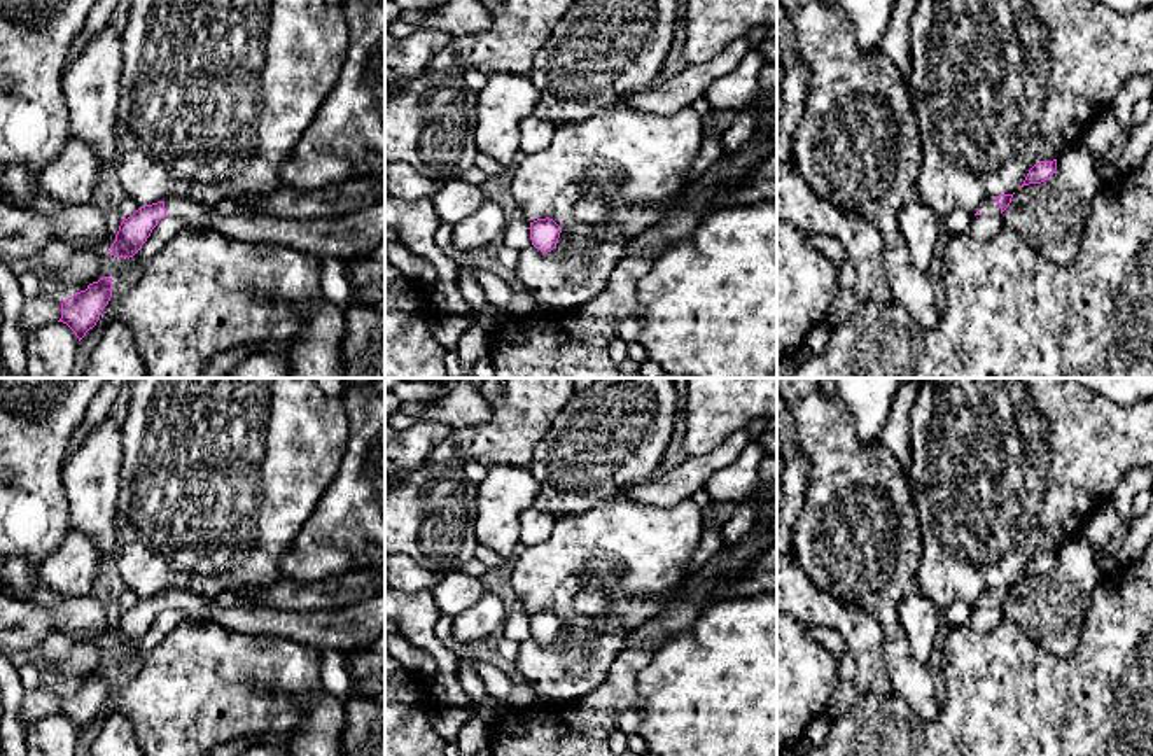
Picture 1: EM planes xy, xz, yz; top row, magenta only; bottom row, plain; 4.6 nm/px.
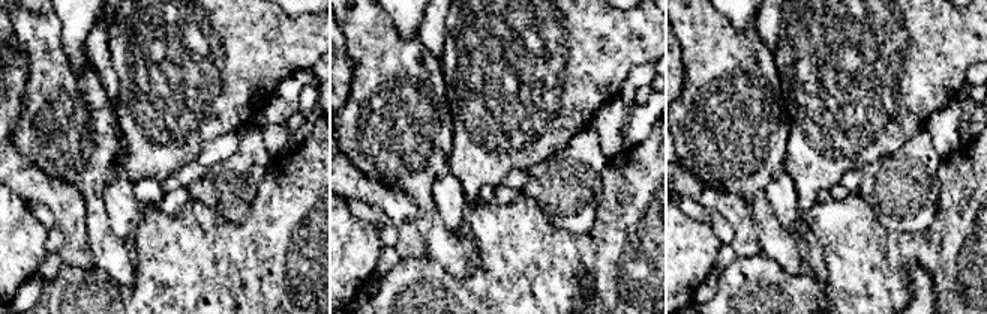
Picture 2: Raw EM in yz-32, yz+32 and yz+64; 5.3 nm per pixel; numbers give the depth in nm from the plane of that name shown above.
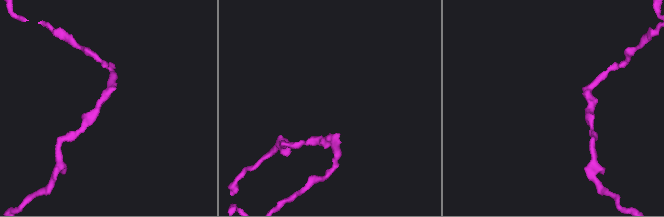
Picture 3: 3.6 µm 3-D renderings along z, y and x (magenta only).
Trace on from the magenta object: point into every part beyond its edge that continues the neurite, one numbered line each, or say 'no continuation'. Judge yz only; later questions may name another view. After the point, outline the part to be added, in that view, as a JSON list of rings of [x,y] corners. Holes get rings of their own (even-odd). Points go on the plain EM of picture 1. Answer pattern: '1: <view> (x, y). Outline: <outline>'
1: yz (991, 599). Outline: [[[996,588],[989,590],[978,602],[983,609],[992,609],[992,607],[1001,609],[1001,600]]]

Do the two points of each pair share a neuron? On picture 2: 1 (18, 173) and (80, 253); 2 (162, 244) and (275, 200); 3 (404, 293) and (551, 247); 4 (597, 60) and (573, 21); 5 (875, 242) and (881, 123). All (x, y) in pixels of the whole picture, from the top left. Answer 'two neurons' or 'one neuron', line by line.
1: one neuron
2: one neuron
3: one neuron
4: one neuron
5: two neurons

